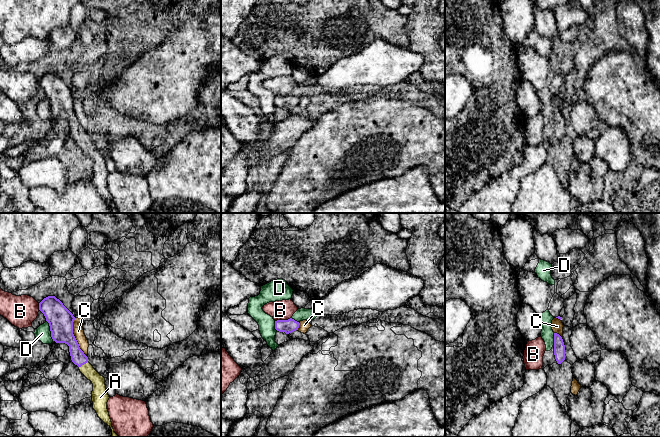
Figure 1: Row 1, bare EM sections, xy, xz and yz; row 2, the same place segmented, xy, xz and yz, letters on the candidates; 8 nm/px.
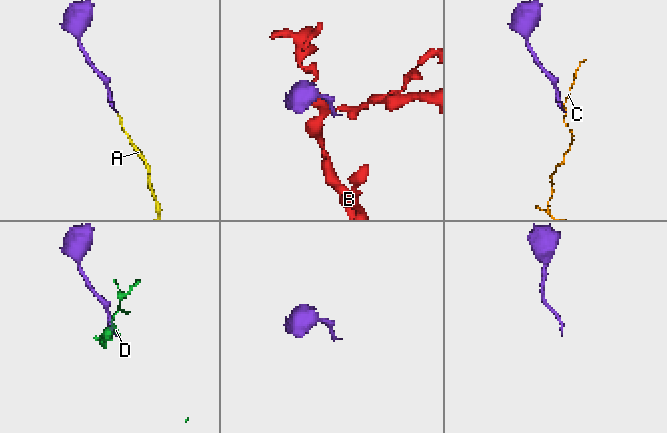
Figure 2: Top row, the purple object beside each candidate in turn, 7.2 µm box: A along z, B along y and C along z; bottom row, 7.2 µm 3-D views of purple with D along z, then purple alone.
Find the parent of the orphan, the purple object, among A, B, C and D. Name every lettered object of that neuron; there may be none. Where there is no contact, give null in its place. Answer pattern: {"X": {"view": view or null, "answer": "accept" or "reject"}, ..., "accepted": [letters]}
{"A": {"view": "xy", "answer": "accept"}, "B": {"view": "xz", "answer": "reject"}, "C": {"view": "xy", "answer": "reject"}, "D": {"view": "xy", "answer": "reject"}, "accepted": ["A"]}

